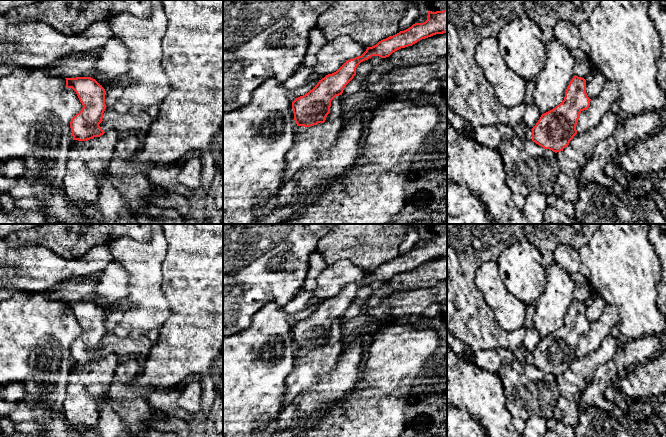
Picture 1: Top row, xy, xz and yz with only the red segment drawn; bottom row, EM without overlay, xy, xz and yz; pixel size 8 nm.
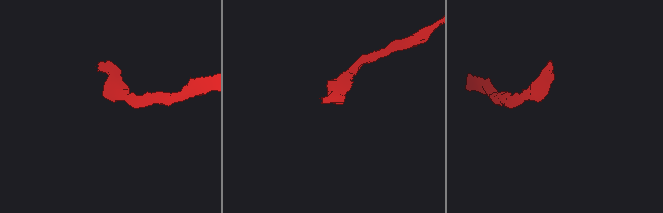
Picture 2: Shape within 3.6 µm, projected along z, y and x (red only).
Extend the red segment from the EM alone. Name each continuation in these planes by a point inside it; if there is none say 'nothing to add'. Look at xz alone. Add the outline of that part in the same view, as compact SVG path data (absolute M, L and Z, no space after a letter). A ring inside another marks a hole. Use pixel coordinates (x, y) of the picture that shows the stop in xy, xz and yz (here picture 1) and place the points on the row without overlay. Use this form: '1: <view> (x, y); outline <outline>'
nothing to add

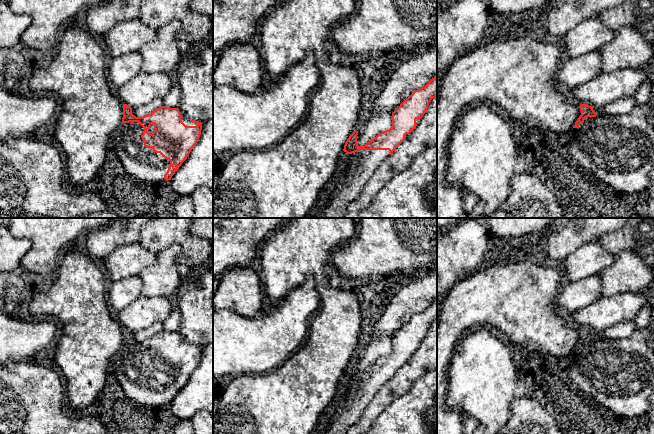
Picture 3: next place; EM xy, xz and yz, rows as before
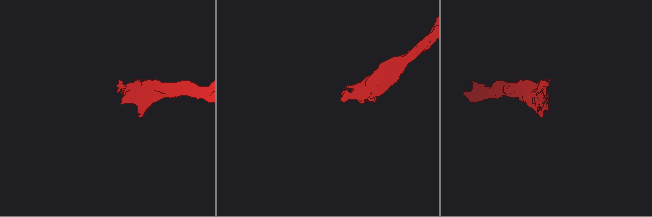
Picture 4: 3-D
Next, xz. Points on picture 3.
1: xz (365, 386); outline M358 374L355 377L347 378L346 391L349 388L352 389L354 393L352 401L329 424L326 434L347 434L348 429L360 420L368 404L389 379L389 374Z

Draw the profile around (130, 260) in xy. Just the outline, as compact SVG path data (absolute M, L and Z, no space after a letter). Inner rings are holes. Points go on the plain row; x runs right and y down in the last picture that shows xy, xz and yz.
M139 242L120 246L112 251L105 259L103 259L109 275L113 282L130 277L139 276L140 273L148 266L151 266L156 259L156 252L152 252L144 248Z

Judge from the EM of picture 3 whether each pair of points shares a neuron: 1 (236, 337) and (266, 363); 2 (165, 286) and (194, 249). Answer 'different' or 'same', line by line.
1: same
2: different

